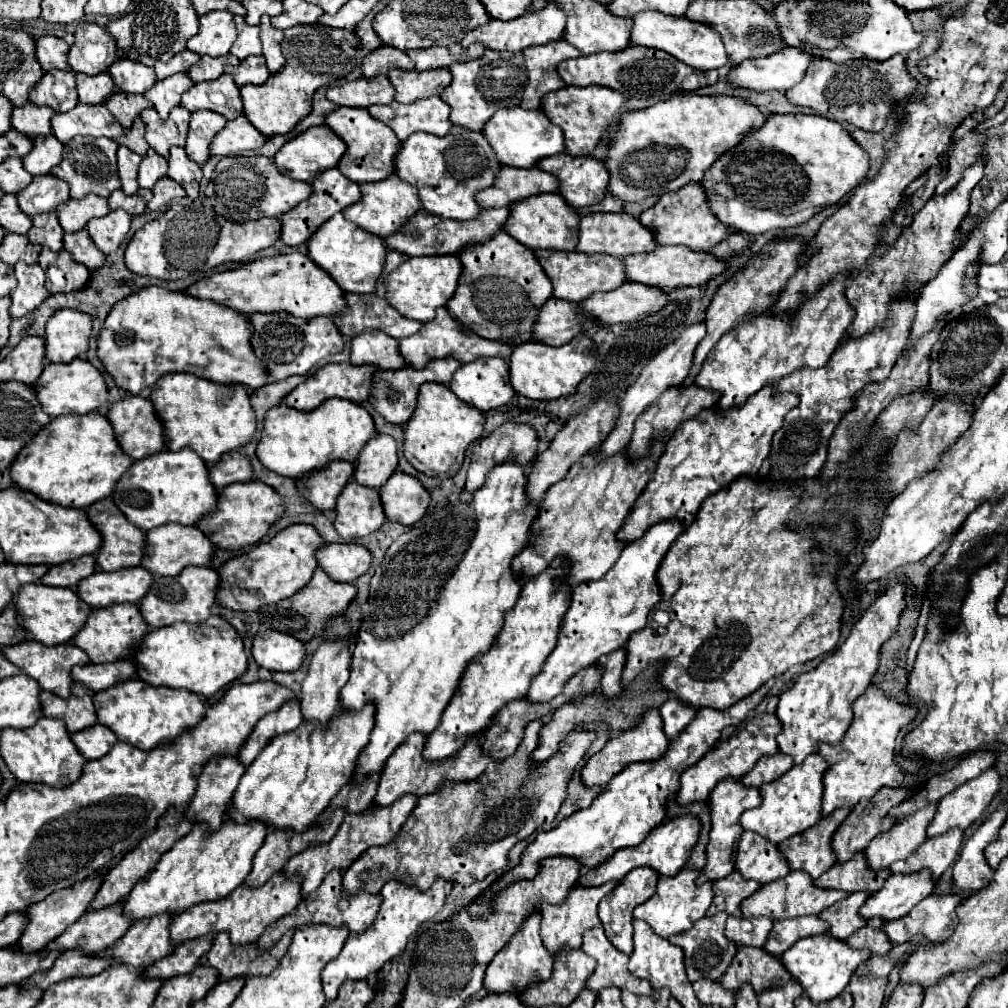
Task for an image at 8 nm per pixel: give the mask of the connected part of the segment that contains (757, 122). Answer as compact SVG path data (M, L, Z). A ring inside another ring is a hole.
M678 93L668 101L656 103L648 109L624 111L622 121L614 133L614 141L606 159L606 167L610 171L610 195L620 201L642 201L650 195L662 195L664 191L674 191L684 187L688 181L700 181L710 165L736 147L746 133L762 127L768 115L760 111L760 107L744 101L742 97L732 95L710 95L702 97L696 93Z

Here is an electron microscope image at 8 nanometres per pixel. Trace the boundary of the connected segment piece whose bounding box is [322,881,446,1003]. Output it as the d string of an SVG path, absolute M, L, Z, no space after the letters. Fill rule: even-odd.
M388 881L380 895L382 895L382 905L378 911L378 917L374 919L372 927L360 935L350 935L346 945L342 947L340 955L336 959L332 959L324 971L322 971L322 983L324 983L324 995L326 995L326 1003L332 1003L338 997L338 989L340 985L350 979L350 981L358 981L358 979L366 979L368 975L376 975L390 959L394 959L396 955L400 955L406 945L408 945L408 937L416 935L418 927L422 923L426 923L428 919L432 919L444 905L444 893L446 883L444 881L436 881L426 893L418 891L418 889L410 889L404 887L402 883L394 883Z

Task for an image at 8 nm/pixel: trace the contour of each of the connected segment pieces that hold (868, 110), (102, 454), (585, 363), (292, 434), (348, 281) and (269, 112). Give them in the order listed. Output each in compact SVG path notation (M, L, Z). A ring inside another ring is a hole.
M894 55L886 61L878 59L852 59L842 65L830 59L816 59L798 87L786 91L790 103L810 107L818 115L832 121L848 121L864 131L882 131L894 113L896 103L904 103L914 97L918 81L910 75L902 55Z
M86 413L52 419L32 443L20 451L10 473L16 487L24 491L32 491L50 503L86 509L98 499L110 497L130 465L132 459L118 447L110 421L100 413Z
M578 335L562 347L550 347L540 341L522 343L510 355L510 383L516 393L538 401L572 395L578 383L596 369L596 351L596 343L588 335Z
M326 399L312 411L298 411L280 403L266 413L264 437L258 443L256 455L270 471L300 479L304 473L322 469L336 459L356 463L362 447L374 435L374 419L358 403L350 403L346 399Z
M342 213L318 227L318 233L308 241L308 257L322 267L346 293L374 293L374 283L384 271L386 253L388 249L382 237L364 231L356 223L350 223Z
M320 23L290 27L284 33L282 53L286 55L286 67L280 73L270 75L270 79L258 87L246 85L240 89L246 119L266 137L288 135L298 121L308 117L316 89L344 81L356 67L356 53L360 49L360 39L354 31L330 29Z

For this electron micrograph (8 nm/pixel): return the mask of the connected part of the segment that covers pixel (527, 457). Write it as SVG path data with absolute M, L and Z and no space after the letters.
M502 425L498 427L494 433L490 433L484 439L478 439L472 445L472 463L468 467L468 479L464 485L464 491L474 493L482 487L482 483L486 481L486 475L490 473L490 467L496 467L498 463L506 463L506 461L514 461L520 467L526 467L534 461L536 457L536 447L538 447L538 439L536 439L536 431L532 427L526 425Z

